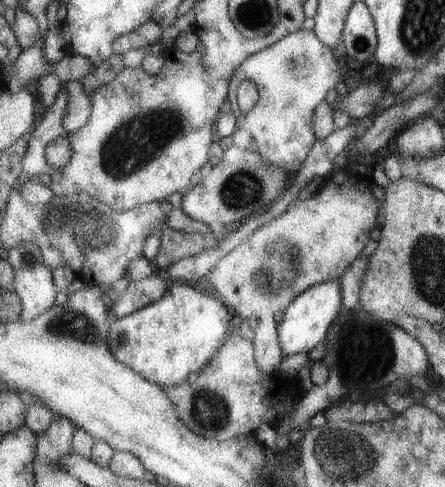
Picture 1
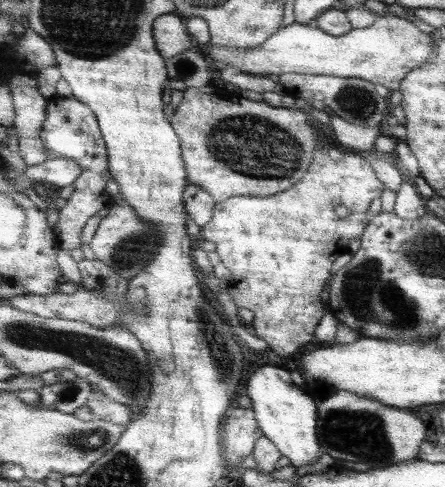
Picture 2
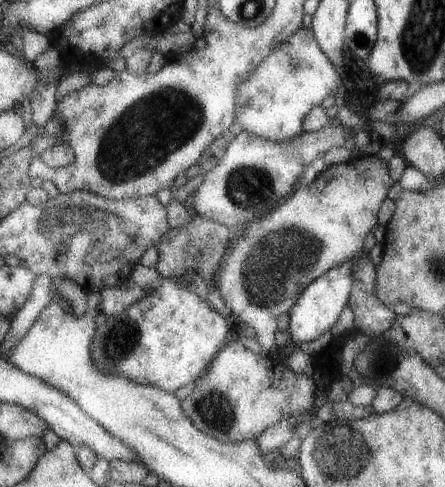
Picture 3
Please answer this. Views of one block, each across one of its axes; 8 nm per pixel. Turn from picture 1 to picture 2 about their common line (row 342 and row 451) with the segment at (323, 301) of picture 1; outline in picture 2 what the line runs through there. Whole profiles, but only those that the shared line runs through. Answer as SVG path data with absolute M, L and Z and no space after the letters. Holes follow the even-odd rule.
M263 366L253 370L247 376L245 396L251 400L251 410L255 412L255 422L263 432L263 438L275 444L279 454L283 454L291 466L299 468L315 462L321 456L319 438L317 438L317 404L315 398L305 394L303 388L297 388L289 382L289 374L275 366Z

